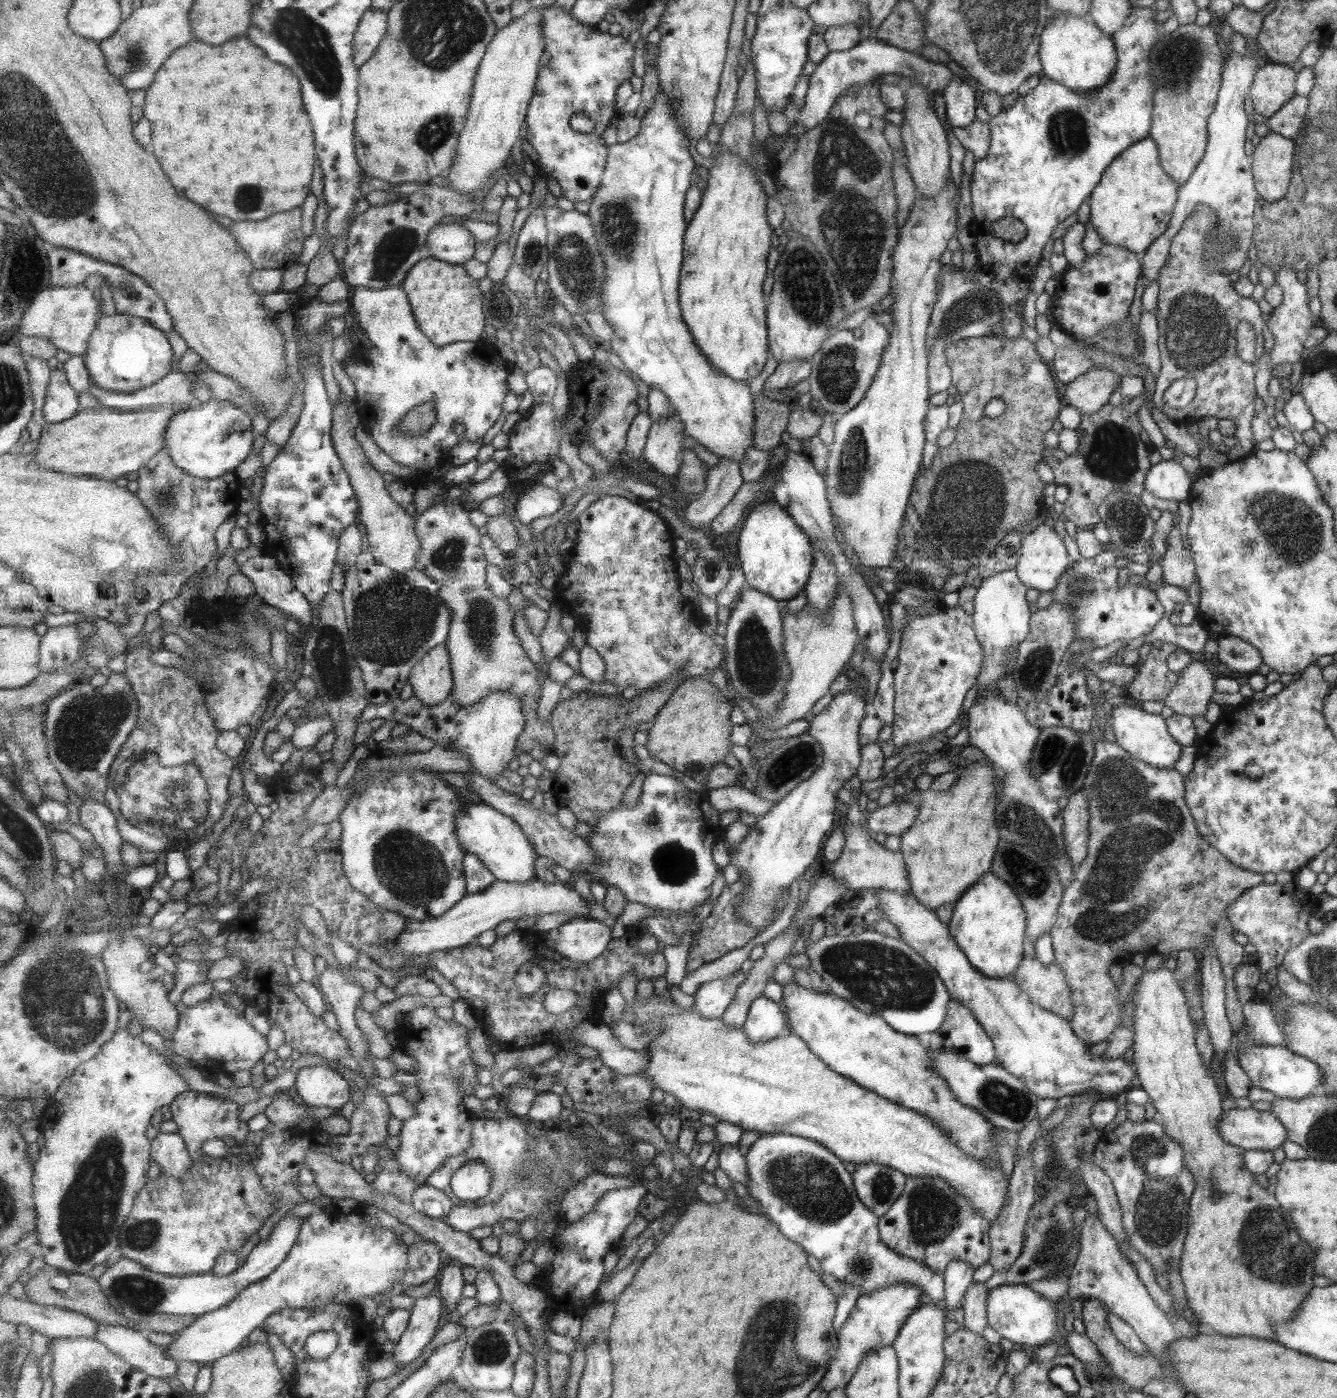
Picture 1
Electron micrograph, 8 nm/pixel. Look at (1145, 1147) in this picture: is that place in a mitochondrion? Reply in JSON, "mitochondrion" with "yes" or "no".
{"mitochondrion":"yes"}

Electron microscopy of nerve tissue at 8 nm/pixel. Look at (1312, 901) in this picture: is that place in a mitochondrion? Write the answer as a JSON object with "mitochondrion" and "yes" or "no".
{"mitochondrion":"no"}

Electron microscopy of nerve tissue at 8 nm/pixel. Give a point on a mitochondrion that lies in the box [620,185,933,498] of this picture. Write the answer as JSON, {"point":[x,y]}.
{"point":[807,284]}

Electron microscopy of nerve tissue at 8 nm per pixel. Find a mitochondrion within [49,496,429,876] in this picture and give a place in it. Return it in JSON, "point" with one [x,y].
{"point":[159,799]}

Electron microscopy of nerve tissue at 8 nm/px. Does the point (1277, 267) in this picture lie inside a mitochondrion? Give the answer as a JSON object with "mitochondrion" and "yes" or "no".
{"mitochondrion":"no"}

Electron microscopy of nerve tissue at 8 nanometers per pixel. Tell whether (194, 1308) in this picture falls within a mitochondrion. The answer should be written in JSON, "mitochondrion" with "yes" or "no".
{"mitochondrion":"no"}

